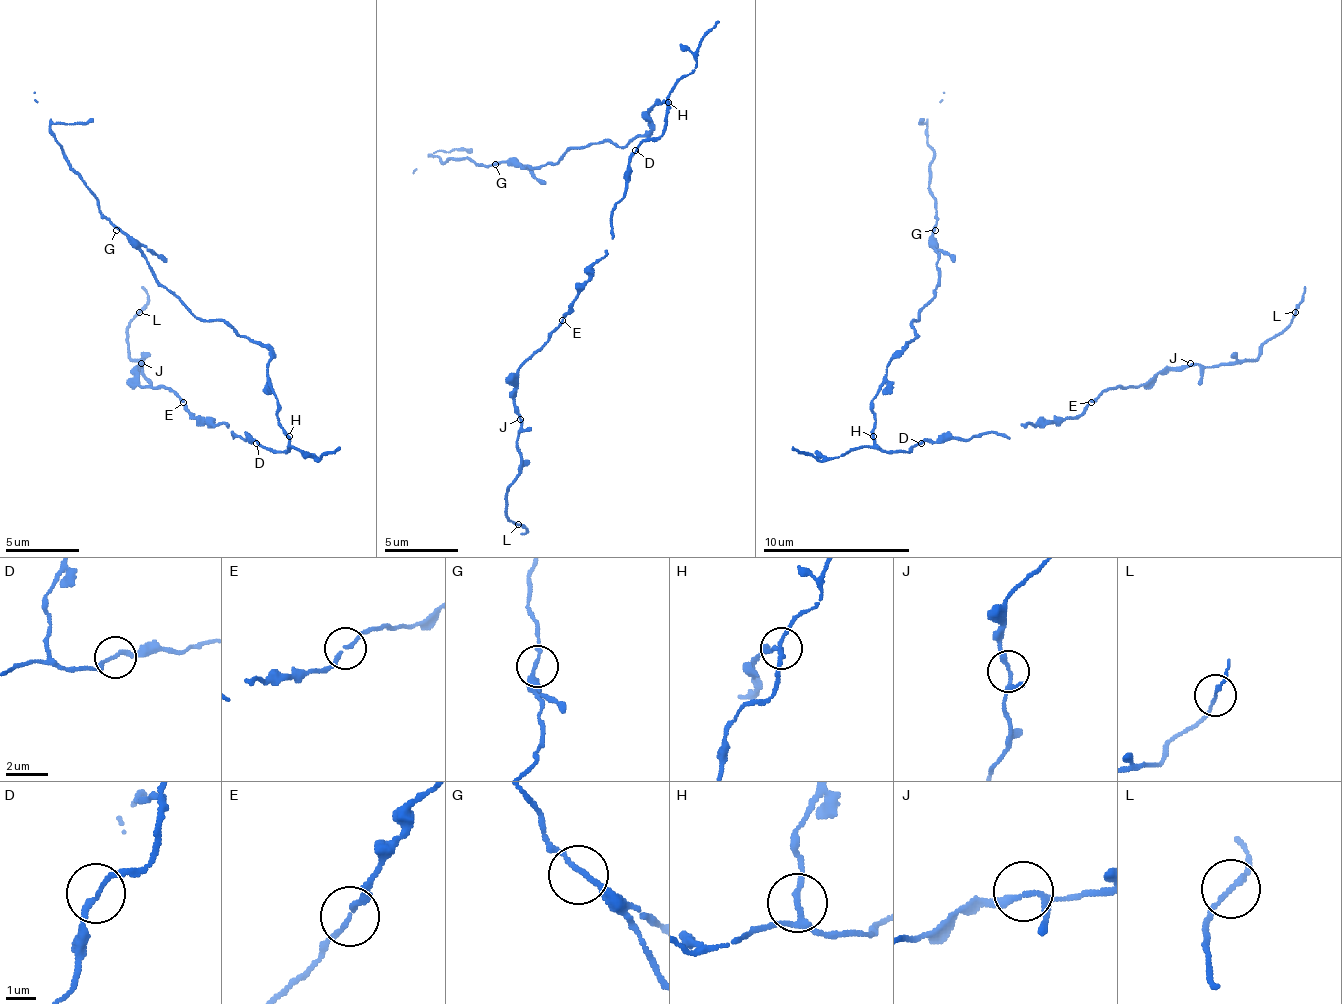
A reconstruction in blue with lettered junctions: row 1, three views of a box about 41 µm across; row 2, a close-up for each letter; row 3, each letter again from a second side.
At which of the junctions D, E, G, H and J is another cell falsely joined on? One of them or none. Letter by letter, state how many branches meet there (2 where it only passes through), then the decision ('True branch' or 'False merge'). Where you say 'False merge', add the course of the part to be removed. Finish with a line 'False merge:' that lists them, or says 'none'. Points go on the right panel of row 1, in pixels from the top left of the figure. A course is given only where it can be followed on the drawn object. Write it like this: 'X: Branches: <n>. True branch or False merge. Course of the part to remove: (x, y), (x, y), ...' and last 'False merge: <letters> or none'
D: Branches: 2. True branch
E: Branches: 2. True branch
G: Branches: 2. True branch
H: Branches: 3. True branch
J: Branches: 3. True branch
False merge: none

